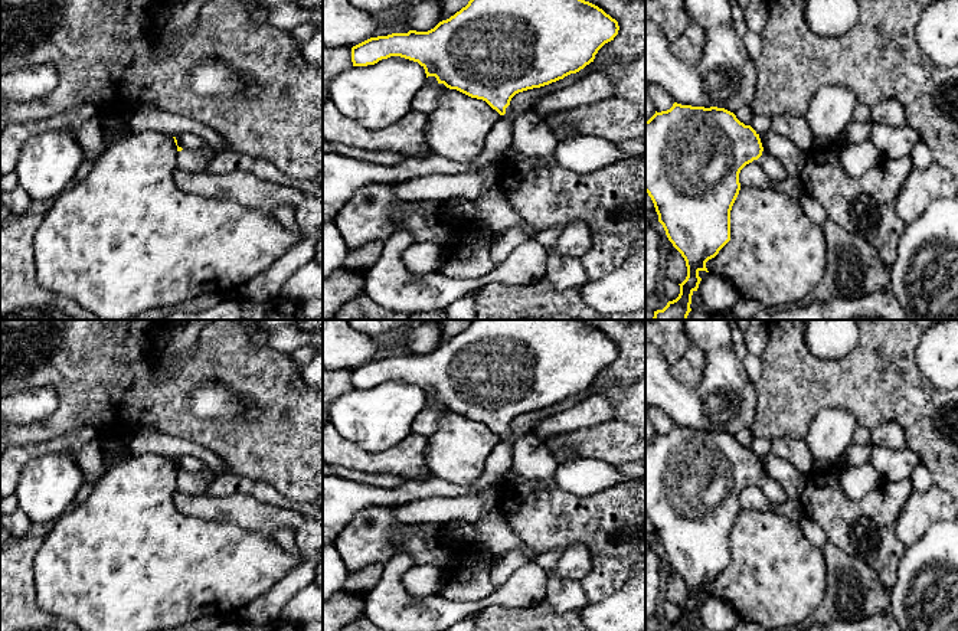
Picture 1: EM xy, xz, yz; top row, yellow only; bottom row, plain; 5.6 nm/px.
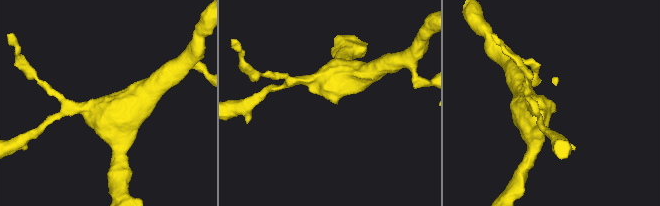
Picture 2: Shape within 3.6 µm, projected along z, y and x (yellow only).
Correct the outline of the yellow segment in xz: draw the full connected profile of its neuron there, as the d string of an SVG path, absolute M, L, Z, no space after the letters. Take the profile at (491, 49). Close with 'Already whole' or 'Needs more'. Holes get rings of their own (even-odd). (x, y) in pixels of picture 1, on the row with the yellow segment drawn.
M470 0L465 7L447 20L439 22L428 32L409 30L370 37L352 48L353 66L375 65L390 56L400 56L418 62L428 76L435 76L438 84L457 89L471 98L485 101L501 118L511 121L513 147L532 158L555 154L559 140L546 120L533 109L513 114L510 101L523 91L540 88L576 73L594 62L598 50L618 35L615 19L598 6L585 0Z. Needs more

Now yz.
M674 102L670 109L655 111L645 121L645 192L654 203L658 222L663 225L668 241L681 254L687 267L687 277L679 284L679 297L668 301L663 310L654 311L653 320L687 320L691 311L691 295L702 281L699 272L709 272L706 262L715 258L730 241L730 210L740 190L739 173L749 163L756 163L772 182L782 182L788 176L784 164L762 147L759 134L725 108Z. Needs more

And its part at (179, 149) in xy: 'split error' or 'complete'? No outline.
split error

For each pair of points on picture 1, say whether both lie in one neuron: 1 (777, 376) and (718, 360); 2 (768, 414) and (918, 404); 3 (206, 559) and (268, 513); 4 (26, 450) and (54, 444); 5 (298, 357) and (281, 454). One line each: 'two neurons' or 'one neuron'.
1: two neurons
2: one neuron
3: two neurons
4: one neuron
5: two neurons

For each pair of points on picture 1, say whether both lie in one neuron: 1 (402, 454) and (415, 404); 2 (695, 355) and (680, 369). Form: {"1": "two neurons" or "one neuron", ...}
{"1": "two neurons", "2": "one neuron"}

